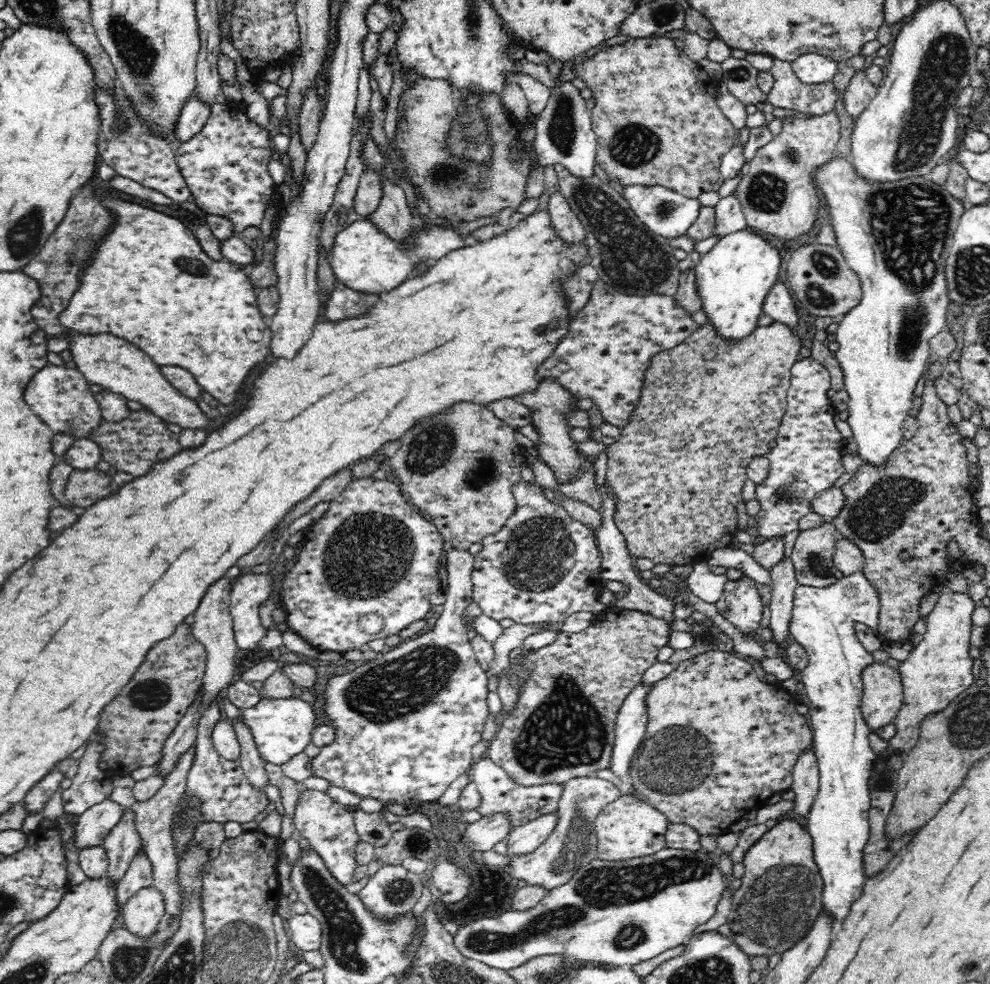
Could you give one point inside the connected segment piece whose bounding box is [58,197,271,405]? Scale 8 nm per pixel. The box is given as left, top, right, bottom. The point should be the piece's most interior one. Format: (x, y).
(151, 283)

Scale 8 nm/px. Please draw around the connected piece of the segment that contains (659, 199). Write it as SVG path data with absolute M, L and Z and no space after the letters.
M630 184L630 186L624 186L622 196L628 201L630 208L636 213L636 216L652 233L667 239L684 236L698 218L702 208L700 203L698 203L698 199L682 196L682 194L678 194L661 184L654 186Z

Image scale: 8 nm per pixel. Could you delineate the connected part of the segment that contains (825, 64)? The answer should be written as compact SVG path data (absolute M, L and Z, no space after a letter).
M801 54L791 63L796 77L806 84L824 84L834 80L838 73L838 64L820 54Z

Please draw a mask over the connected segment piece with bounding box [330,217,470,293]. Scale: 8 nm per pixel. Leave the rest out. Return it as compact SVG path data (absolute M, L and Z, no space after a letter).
M363 217L338 232L331 248L330 261L334 276L343 285L364 293L388 292L404 282L416 265L432 264L466 245L470 245L467 235L426 223L423 227L414 228L414 236L408 240L408 244L399 244Z

